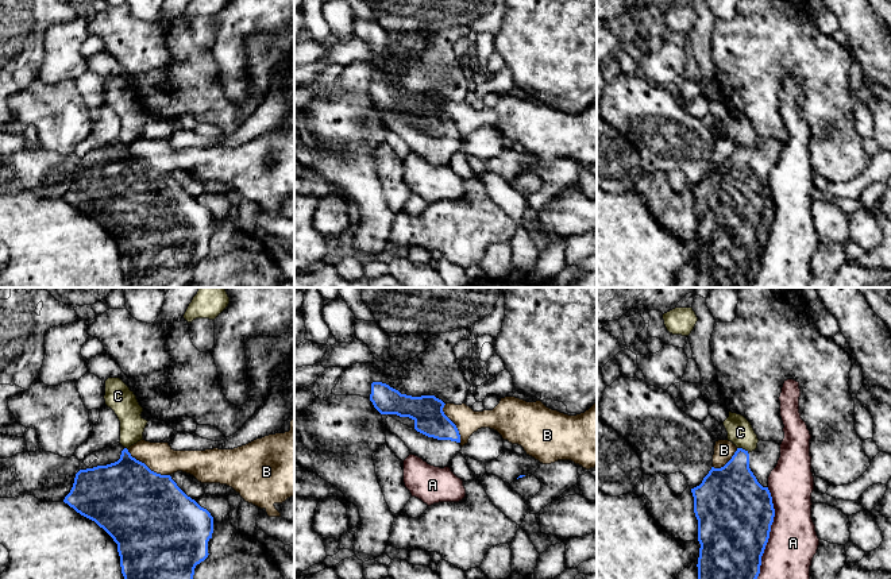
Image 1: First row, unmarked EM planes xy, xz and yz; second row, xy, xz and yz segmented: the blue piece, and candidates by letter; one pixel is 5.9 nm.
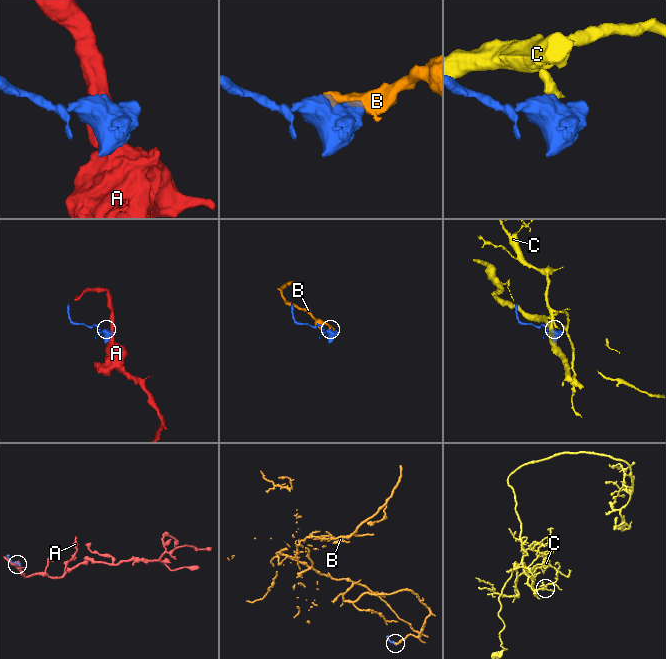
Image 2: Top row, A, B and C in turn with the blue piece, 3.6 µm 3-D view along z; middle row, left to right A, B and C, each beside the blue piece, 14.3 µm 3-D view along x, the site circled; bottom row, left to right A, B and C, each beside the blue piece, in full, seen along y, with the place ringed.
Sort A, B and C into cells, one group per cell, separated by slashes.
A / B / C

